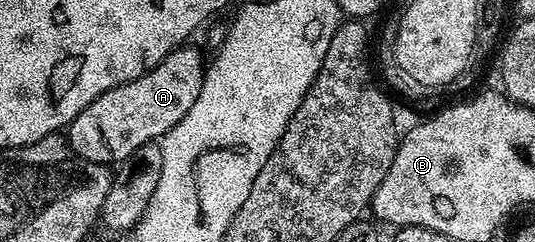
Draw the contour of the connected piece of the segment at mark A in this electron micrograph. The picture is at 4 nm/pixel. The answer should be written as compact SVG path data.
M185 43L170 51L162 63L146 71L138 79L114 87L86 111L79 113L66 130L66 140L79 160L93 161L109 167L119 166L138 147L159 142L194 107L198 91L202 91L206 57L192 43Z

